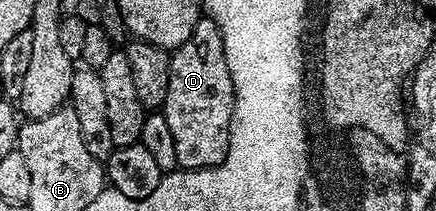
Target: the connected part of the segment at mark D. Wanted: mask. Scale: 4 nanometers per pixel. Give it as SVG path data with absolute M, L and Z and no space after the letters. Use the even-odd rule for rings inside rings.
M212 17L197 21L191 39L170 56L171 75L161 111L174 136L175 155L182 169L210 169L221 165L230 145L234 113L234 85L223 47L224 30Z

